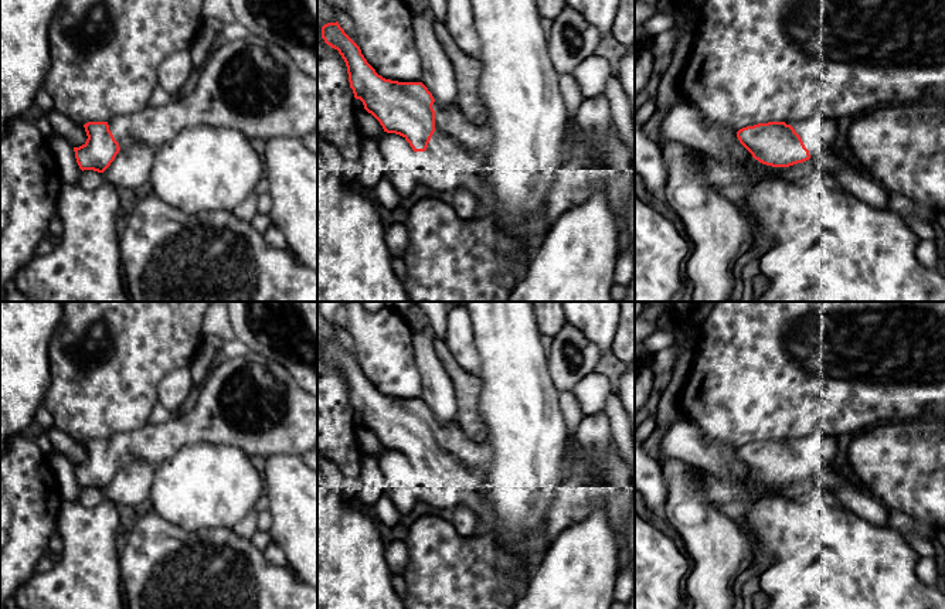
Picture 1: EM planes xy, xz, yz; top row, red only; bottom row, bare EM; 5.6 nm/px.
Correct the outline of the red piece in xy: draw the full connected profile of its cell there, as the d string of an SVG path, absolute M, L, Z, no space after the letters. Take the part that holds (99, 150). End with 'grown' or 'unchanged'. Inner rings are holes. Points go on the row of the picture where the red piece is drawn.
M248 34L244 40L220 40L186 92L164 106L146 106L109 122L84 125L86 142L74 147L79 169L103 173L116 154L136 143L159 149L187 127L211 125L241 132L256 144L271 137L303 140L317 129L317 79L305 74L278 44Z; grown

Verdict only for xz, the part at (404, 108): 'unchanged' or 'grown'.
grown

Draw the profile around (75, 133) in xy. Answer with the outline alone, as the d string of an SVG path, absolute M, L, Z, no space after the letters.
M57 110L45 112L45 118L51 125L52 130L58 136L68 140L74 147L85 144L88 136L84 125L71 120L69 118Z

